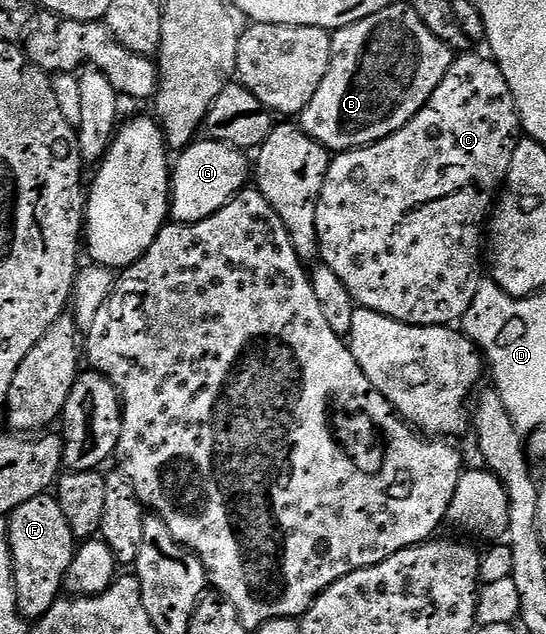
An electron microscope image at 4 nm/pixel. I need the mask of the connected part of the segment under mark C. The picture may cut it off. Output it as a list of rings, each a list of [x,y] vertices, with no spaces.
[[[466,51],[455,56],[440,87],[436,87],[426,106],[407,125],[400,127],[400,131],[362,149],[349,149],[346,153],[337,154],[331,160],[324,187],[320,191],[320,203],[316,207],[316,235],[321,264],[336,271],[337,277],[343,281],[344,287],[348,287],[348,291],[361,308],[383,313],[385,317],[391,317],[405,325],[450,327],[461,322],[468,307],[472,307],[472,299],[476,299],[476,291],[484,280],[484,230],[487,228],[496,194],[503,188],[505,179],[510,174],[512,155],[523,133],[516,99],[508,87],[508,79],[504,79],[498,64],[489,56],[477,57],[474,51]]]

